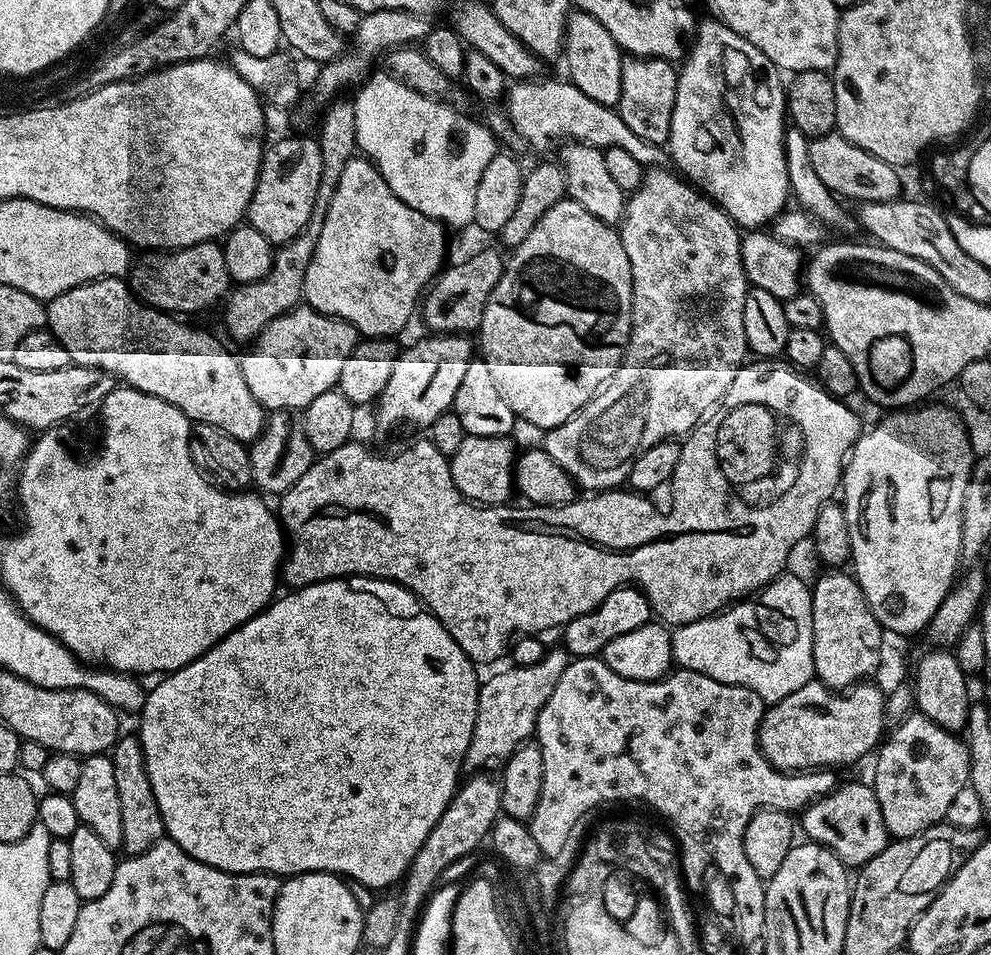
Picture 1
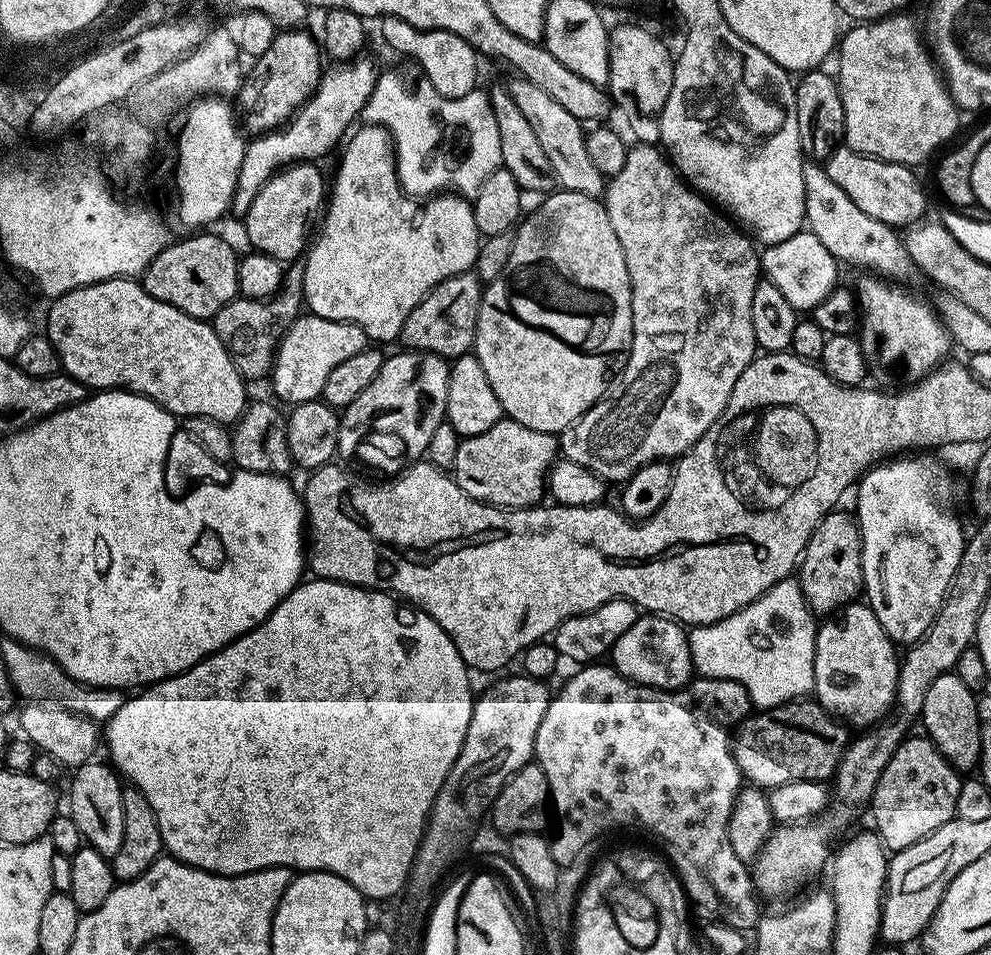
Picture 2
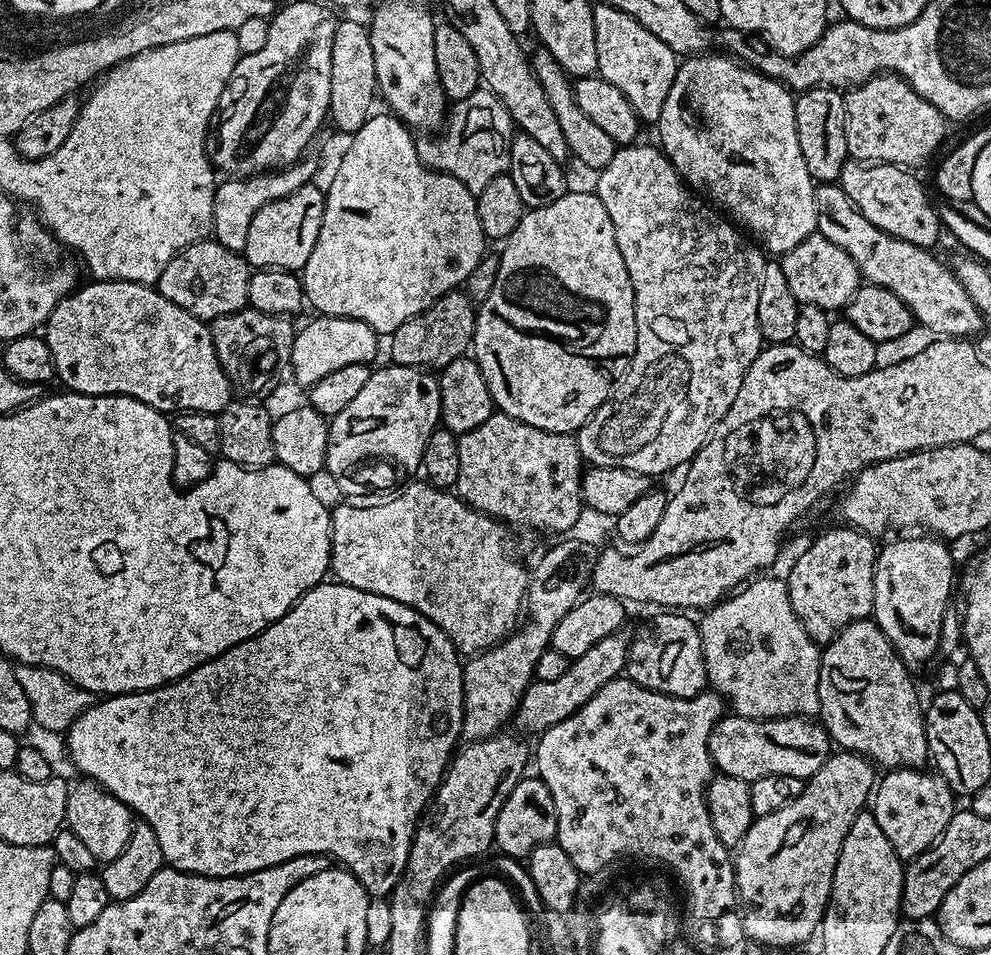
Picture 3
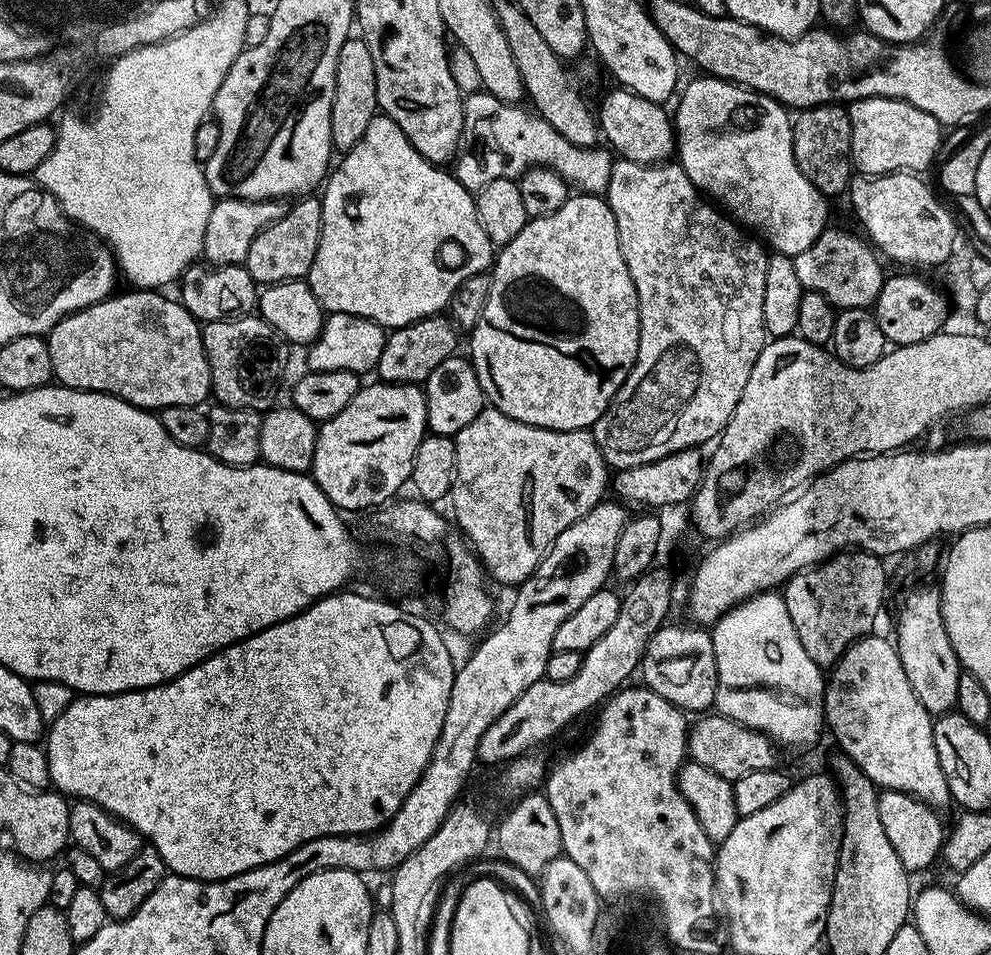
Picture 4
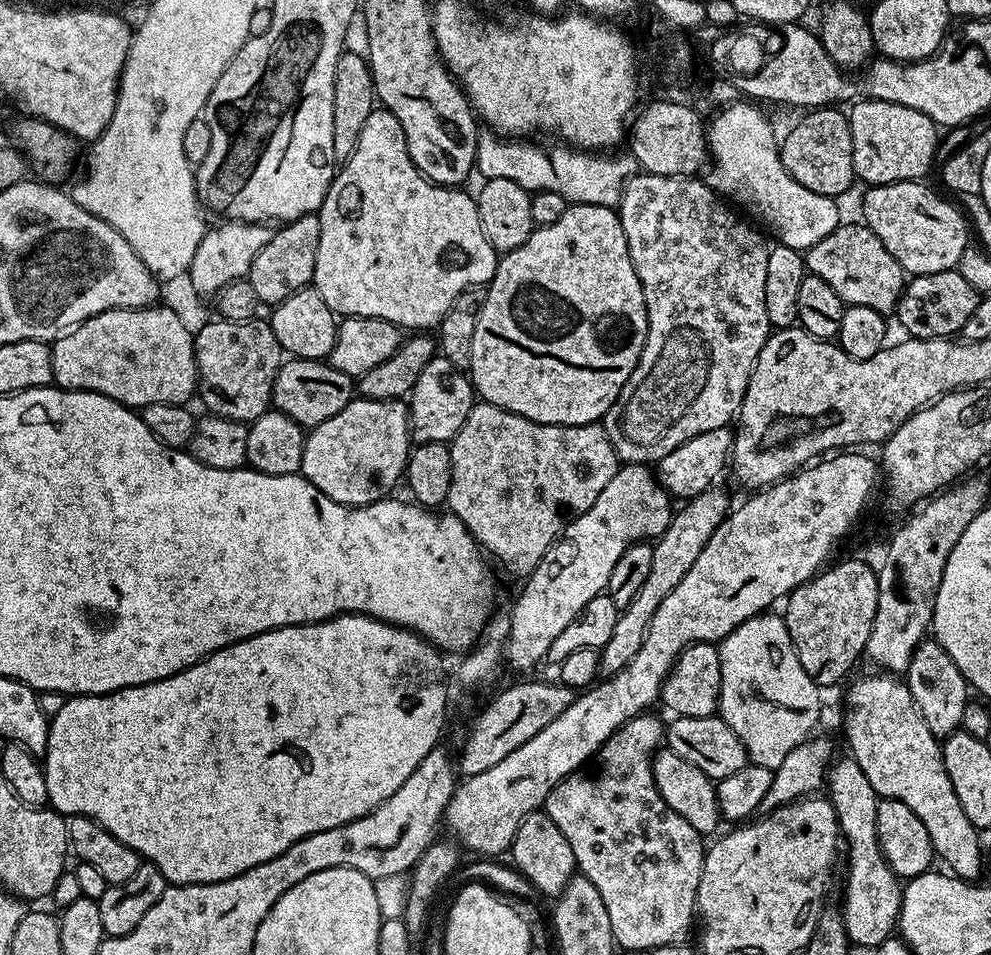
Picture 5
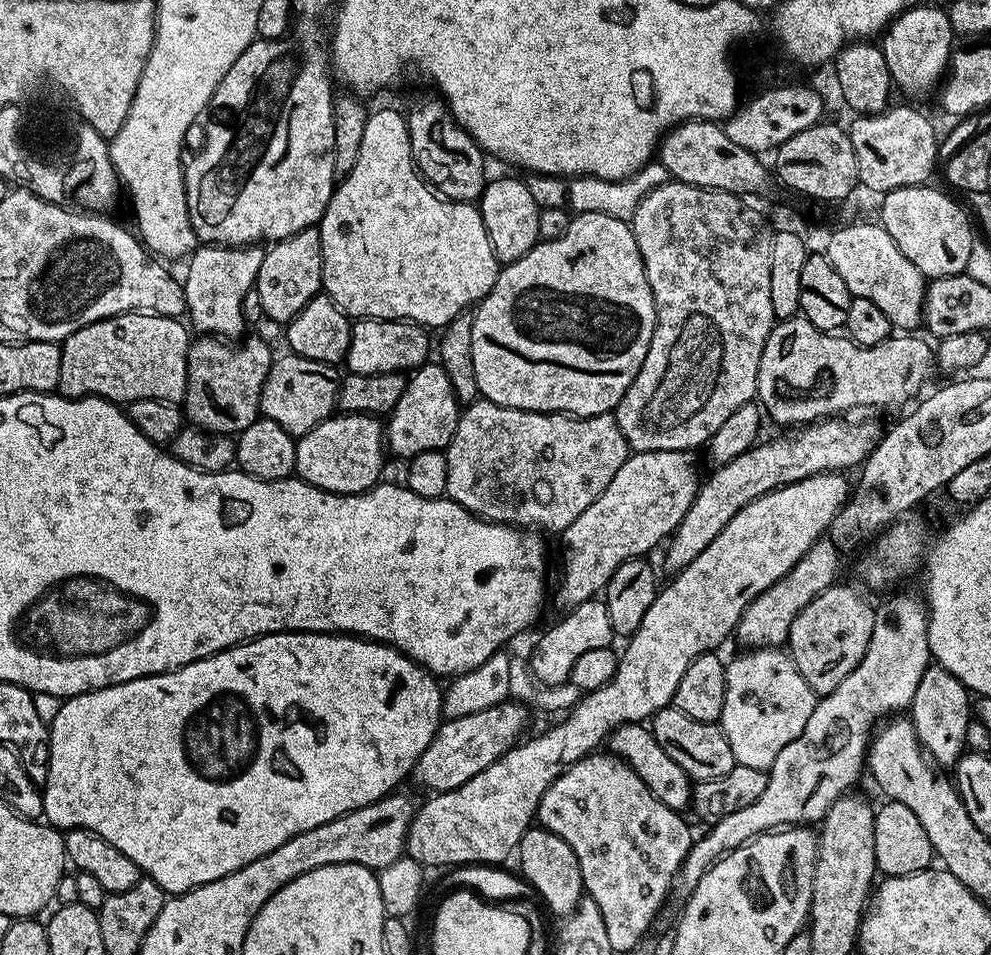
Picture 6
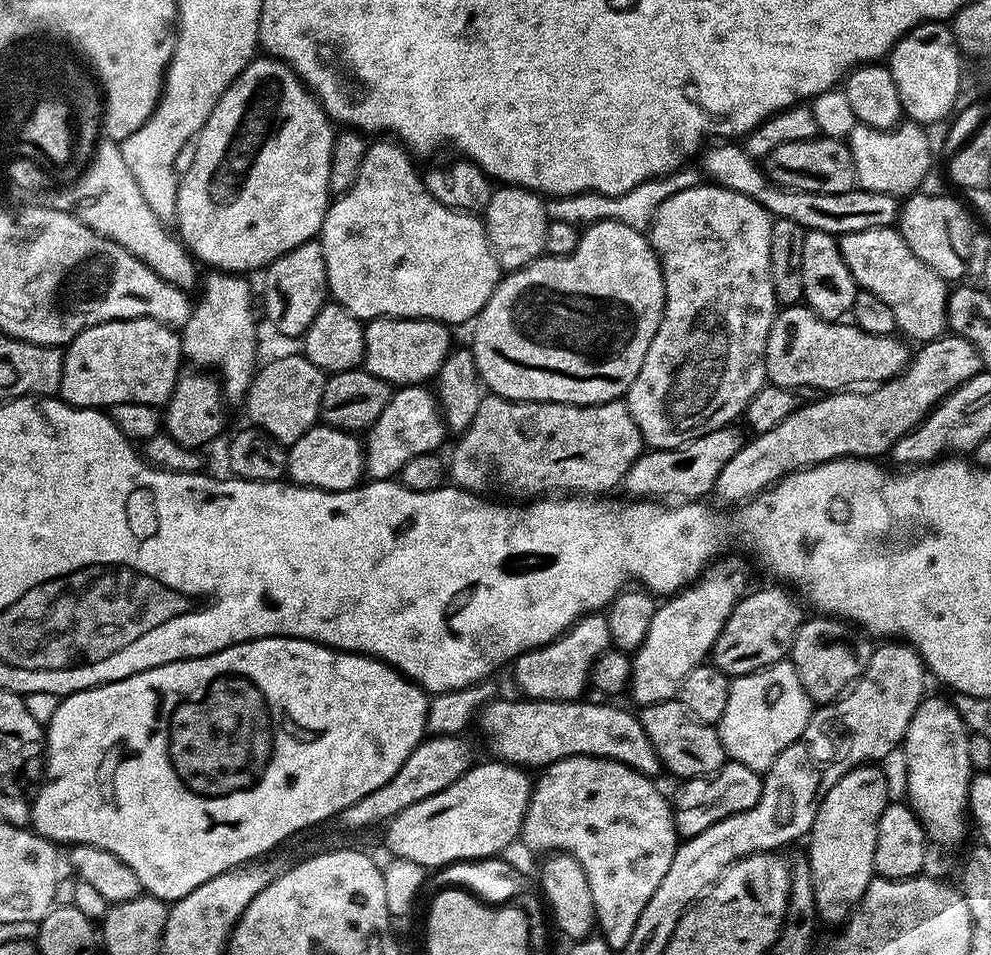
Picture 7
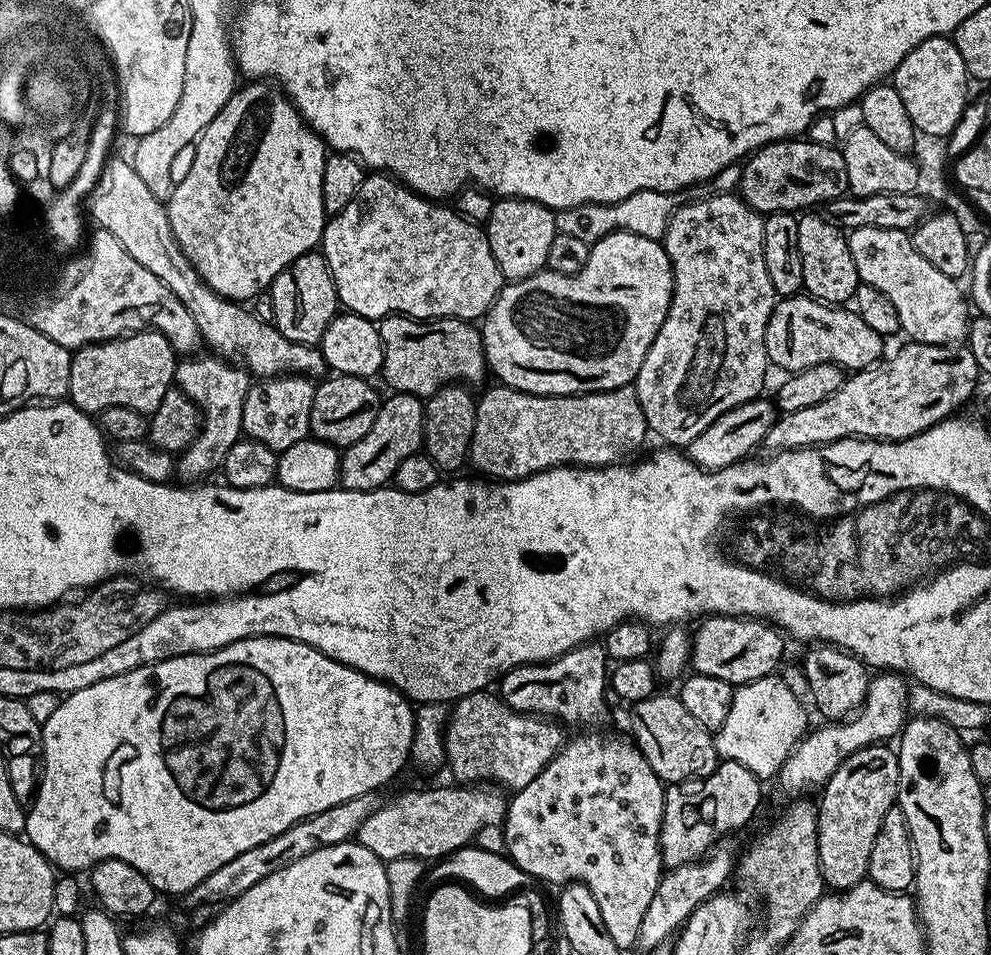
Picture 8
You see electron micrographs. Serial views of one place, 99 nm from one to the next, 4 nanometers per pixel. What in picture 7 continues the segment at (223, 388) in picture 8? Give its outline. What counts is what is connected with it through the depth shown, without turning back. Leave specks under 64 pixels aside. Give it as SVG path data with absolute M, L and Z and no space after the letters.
M215 270L207 273L209 276L203 277L199 285L200 301L197 299L192 306L190 318L185 322L182 335L180 336L180 350L185 361L189 365L200 370L211 370L218 377L220 391L224 394L224 399L229 405L243 405L244 397L248 395L252 378L256 374L258 359L256 360L256 328L258 321L254 318L252 307L252 288L248 285L249 277L244 274L234 272L218 272Z

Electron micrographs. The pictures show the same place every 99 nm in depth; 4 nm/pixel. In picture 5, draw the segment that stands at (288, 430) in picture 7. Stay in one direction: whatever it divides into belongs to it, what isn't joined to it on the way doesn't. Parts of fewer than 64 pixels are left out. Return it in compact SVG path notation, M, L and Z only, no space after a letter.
M288 358L281 363L274 378L271 407L298 422L301 428L311 430L326 422L326 418L334 418L353 398L353 377L342 374L342 370L334 370L324 360Z

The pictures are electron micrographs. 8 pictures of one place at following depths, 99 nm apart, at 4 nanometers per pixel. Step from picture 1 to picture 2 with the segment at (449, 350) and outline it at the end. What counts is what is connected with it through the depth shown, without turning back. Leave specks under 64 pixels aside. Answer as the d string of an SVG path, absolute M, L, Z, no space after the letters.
M400 350L397 356L389 355L382 370L378 370L378 378L374 378L374 382L370 382L370 386L366 386L366 390L362 390L362 394L358 394L358 398L343 409L336 447L339 459L344 461L357 456L364 460L368 456L368 444L372 444L372 456L376 460L388 460L393 452L400 460L419 461L428 451L434 430L438 430L438 426L446 420L444 411L449 367L447 359L428 351Z

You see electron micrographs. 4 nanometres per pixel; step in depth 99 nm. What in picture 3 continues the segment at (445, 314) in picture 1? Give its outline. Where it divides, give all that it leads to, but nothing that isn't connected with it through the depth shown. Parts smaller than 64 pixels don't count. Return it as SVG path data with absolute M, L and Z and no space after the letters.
M453 290L435 300L422 314L408 319L389 335L391 363L439 370L456 357L465 355L471 347L476 329L476 310L467 293Z

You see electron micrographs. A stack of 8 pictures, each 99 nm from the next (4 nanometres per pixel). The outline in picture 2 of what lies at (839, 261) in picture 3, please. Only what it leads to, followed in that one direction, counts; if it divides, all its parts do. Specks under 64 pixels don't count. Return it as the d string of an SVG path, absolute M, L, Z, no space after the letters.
M801 230L777 245L765 247L759 257L763 275L774 286L778 286L778 290L786 297L786 302L790 302L797 313L811 313L818 302L825 300L838 286L838 262L832 257L830 250L826 250L826 246L818 242L815 234L807 230Z

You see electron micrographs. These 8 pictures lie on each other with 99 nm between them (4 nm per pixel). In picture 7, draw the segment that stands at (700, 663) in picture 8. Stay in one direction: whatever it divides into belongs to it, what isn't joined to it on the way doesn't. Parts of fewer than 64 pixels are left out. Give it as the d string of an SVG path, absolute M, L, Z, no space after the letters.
M780 586L772 587L776 588L760 588L757 592L749 591L745 594L734 606L726 626L722 626L714 642L710 662L730 678L762 670L791 653L792 643L806 619L806 612L801 601L791 591Z

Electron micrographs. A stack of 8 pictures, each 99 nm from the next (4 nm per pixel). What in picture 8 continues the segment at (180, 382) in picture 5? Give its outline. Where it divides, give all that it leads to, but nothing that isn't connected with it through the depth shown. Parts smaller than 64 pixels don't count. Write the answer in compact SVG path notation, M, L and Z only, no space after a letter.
M129 332L114 340L84 344L72 352L67 399L89 414L99 414L110 406L126 406L151 414L158 410L158 402L162 402L166 390L174 386L177 363L177 352L161 332Z

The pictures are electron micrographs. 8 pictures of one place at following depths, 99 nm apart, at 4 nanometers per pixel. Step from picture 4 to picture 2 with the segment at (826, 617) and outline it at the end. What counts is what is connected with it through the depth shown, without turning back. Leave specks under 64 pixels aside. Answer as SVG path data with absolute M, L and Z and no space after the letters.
M840 511L828 512L822 522L818 522L798 565L800 589L808 607L816 614L839 613L844 605L853 603L859 597L856 595L861 595L864 587L860 527L851 511Z

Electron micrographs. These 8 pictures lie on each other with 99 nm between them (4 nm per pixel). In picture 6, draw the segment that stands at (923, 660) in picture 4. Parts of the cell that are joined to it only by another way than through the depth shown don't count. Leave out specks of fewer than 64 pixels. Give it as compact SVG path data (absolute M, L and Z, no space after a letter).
M930 666L926 674L922 674L922 682L918 682L918 691L914 694L914 702L910 709L910 719L918 734L918 742L937 765L955 765L965 751L966 726L974 716L968 699L968 689L945 668Z

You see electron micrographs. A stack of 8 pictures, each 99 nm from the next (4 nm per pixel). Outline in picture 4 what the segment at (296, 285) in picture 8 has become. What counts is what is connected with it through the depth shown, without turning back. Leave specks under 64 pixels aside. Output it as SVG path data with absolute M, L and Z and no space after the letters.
M300 198L289 207L286 218L278 218L254 242L250 242L250 254L246 254L243 266L257 285L267 286L283 280L303 280L314 262L314 254L320 245L322 230L322 203L316 198Z

